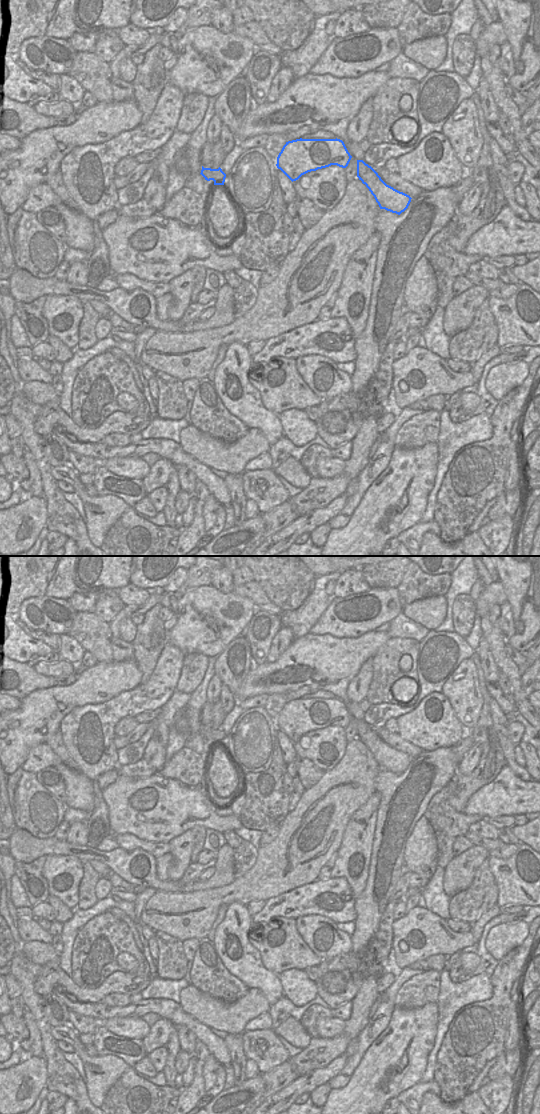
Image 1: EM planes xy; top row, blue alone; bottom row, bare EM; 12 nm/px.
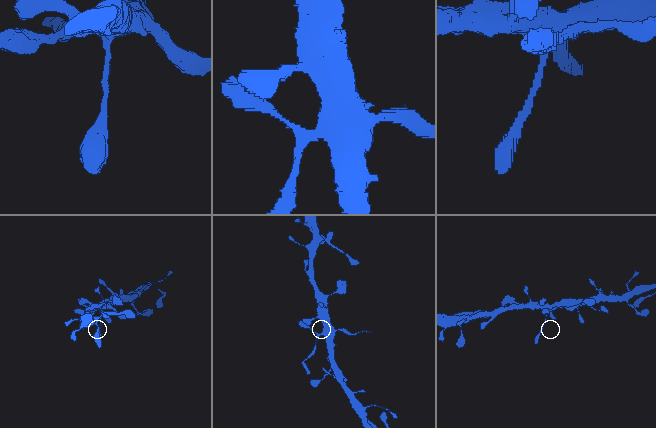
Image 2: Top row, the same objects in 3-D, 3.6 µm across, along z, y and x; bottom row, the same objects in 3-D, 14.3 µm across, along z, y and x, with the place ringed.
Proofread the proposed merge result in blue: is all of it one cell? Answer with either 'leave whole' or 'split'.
split

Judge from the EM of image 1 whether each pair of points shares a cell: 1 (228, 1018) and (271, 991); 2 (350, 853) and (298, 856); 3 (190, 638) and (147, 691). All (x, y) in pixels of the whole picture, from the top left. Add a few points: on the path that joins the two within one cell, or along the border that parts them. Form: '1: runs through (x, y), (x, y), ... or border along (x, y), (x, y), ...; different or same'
1: border along (250, 987), (259, 989), (270, 1004); different
2: border along (345, 829), (342, 835), (342, 843), (336, 851); different
3: border along (167, 641), (175, 645), (184, 655); different

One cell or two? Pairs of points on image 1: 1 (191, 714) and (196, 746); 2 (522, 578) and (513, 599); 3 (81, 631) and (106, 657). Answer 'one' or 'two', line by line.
1: two
2: one
3: one

